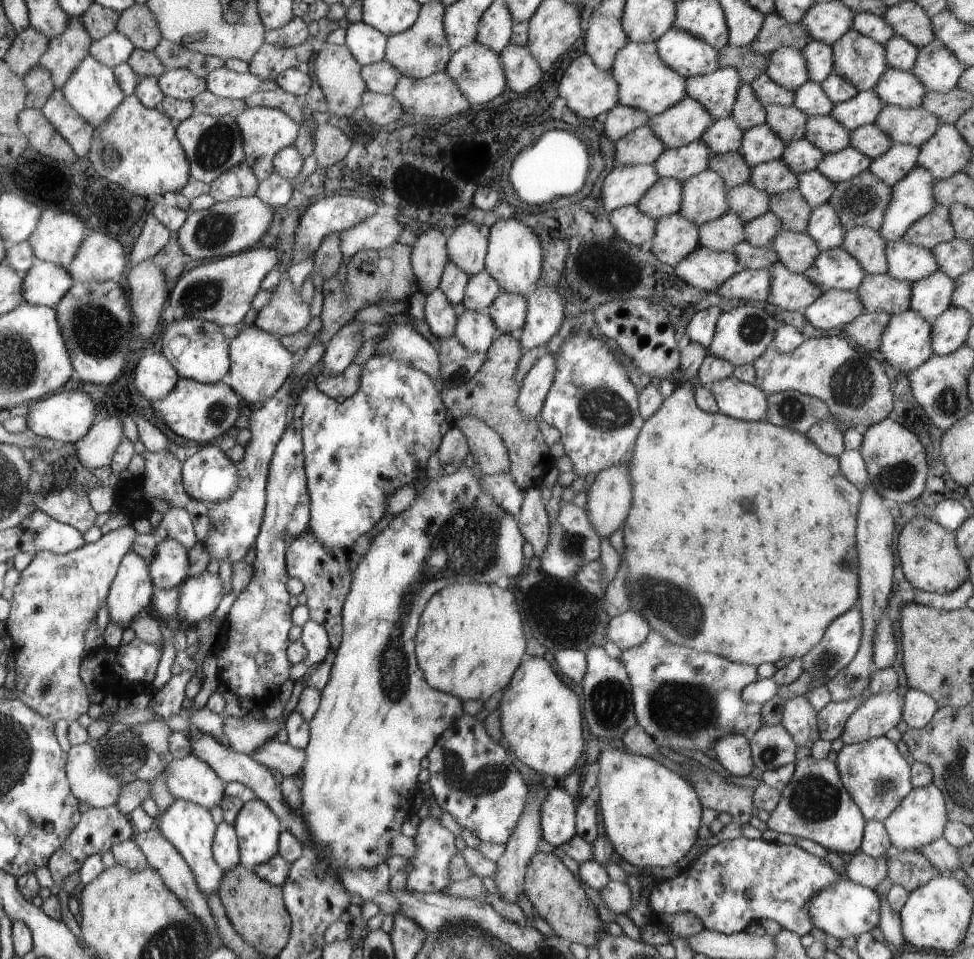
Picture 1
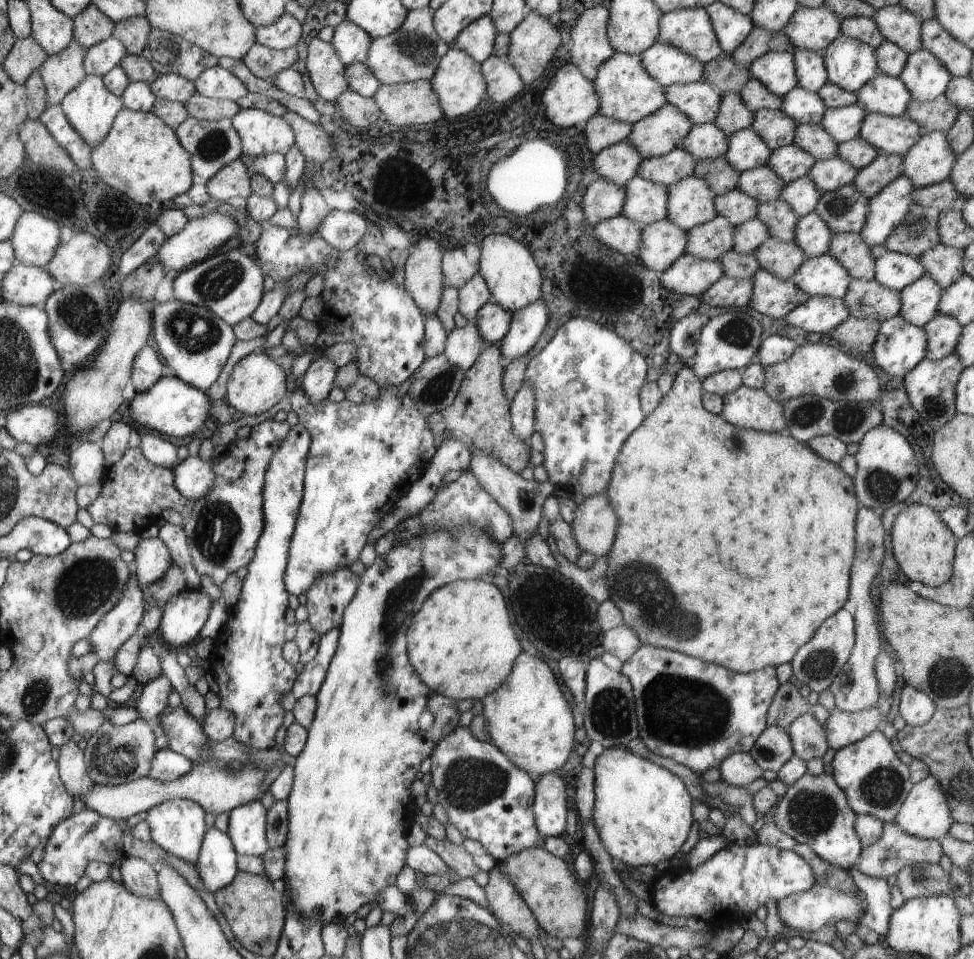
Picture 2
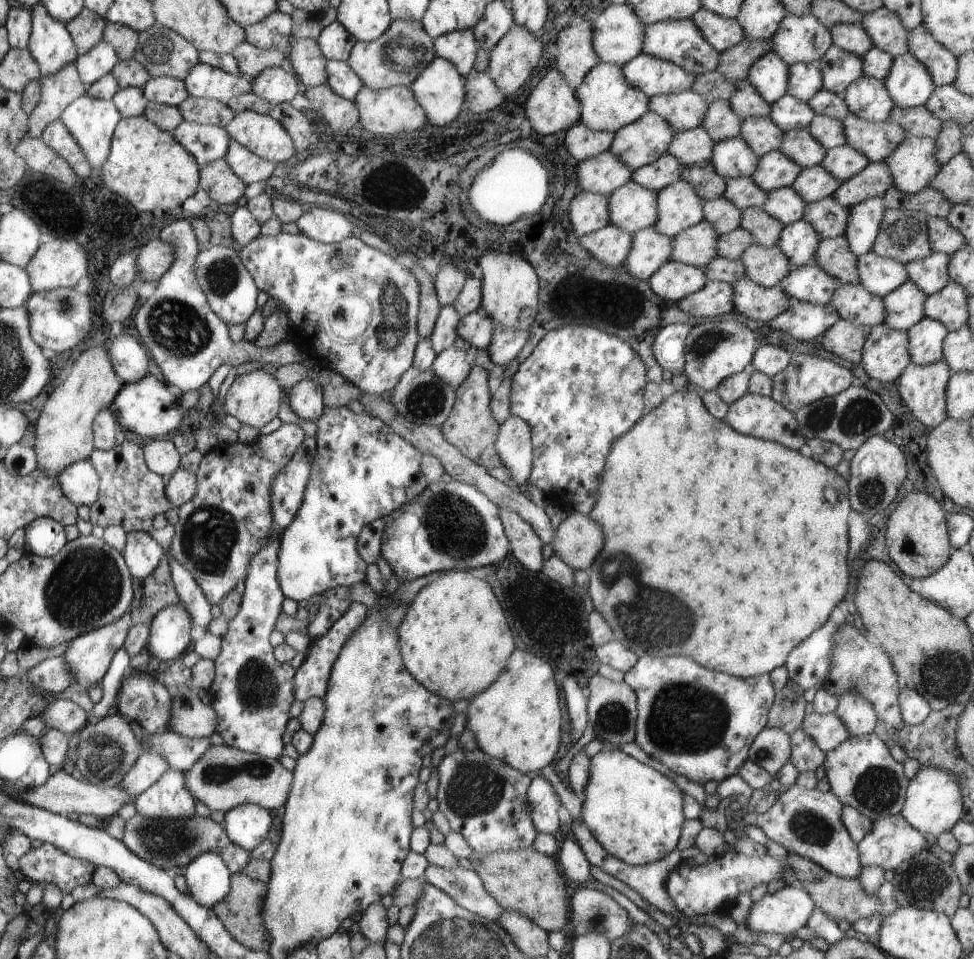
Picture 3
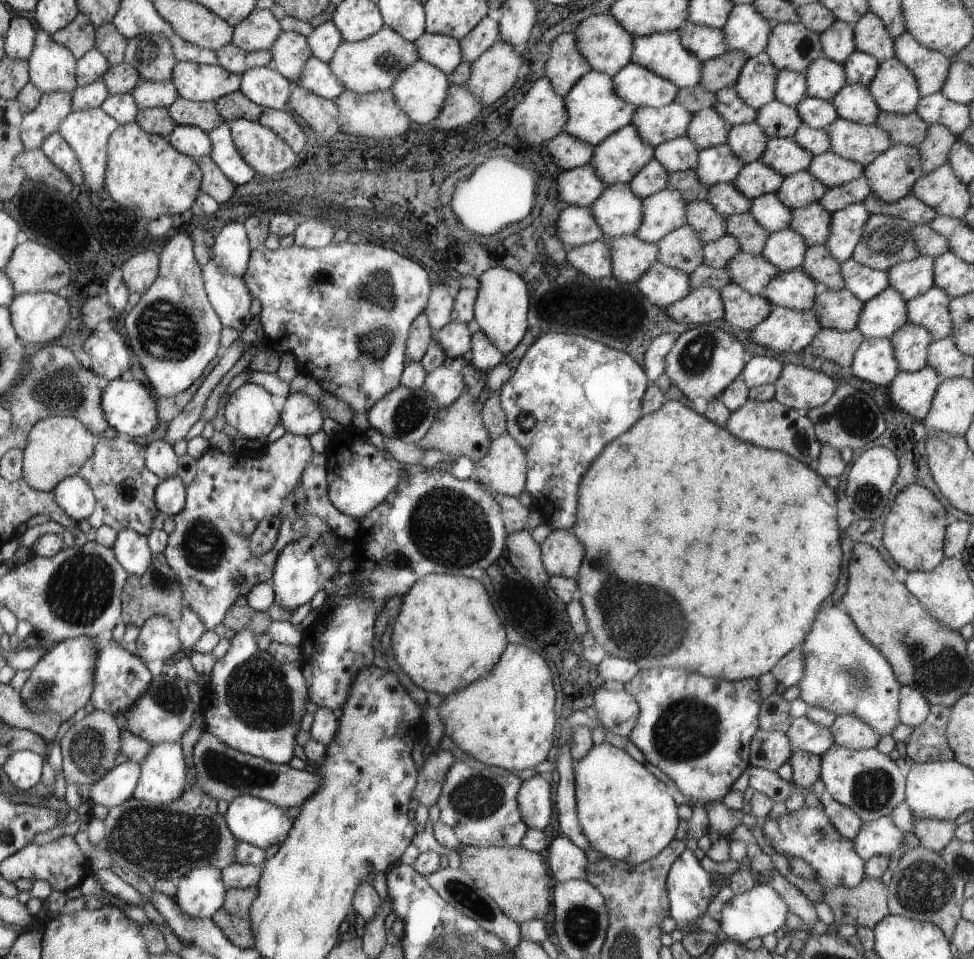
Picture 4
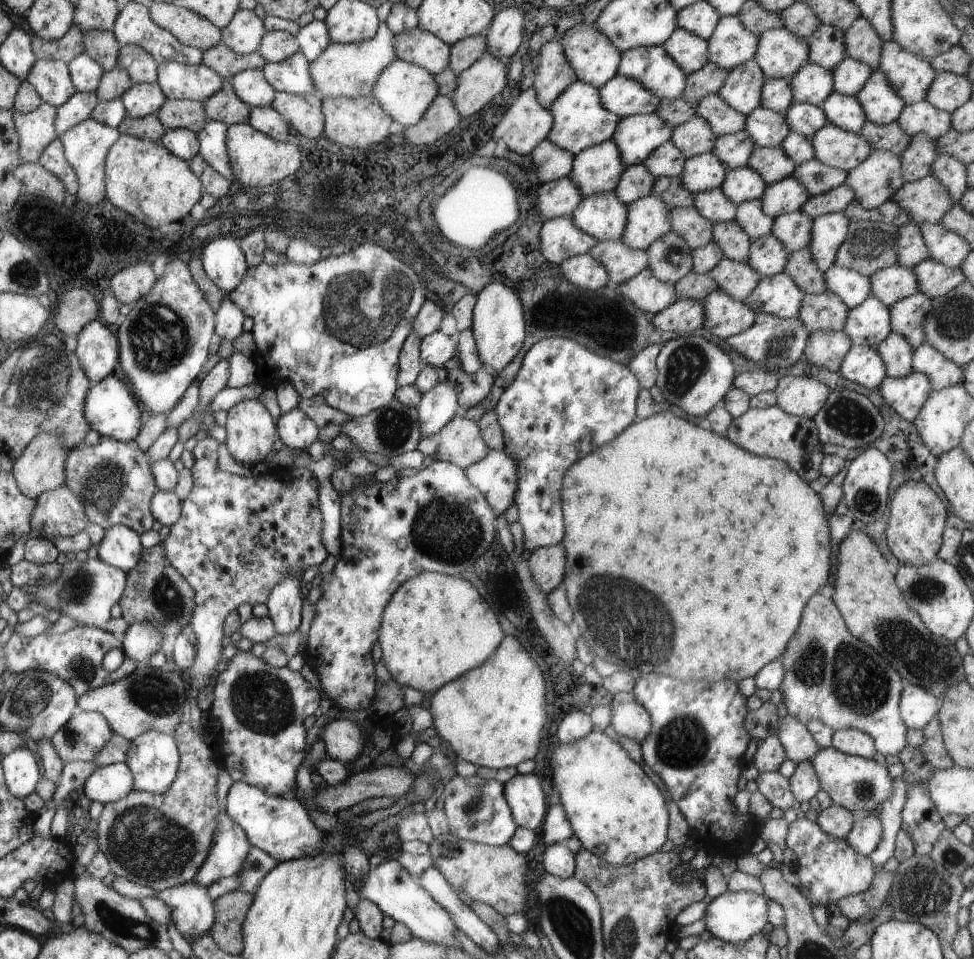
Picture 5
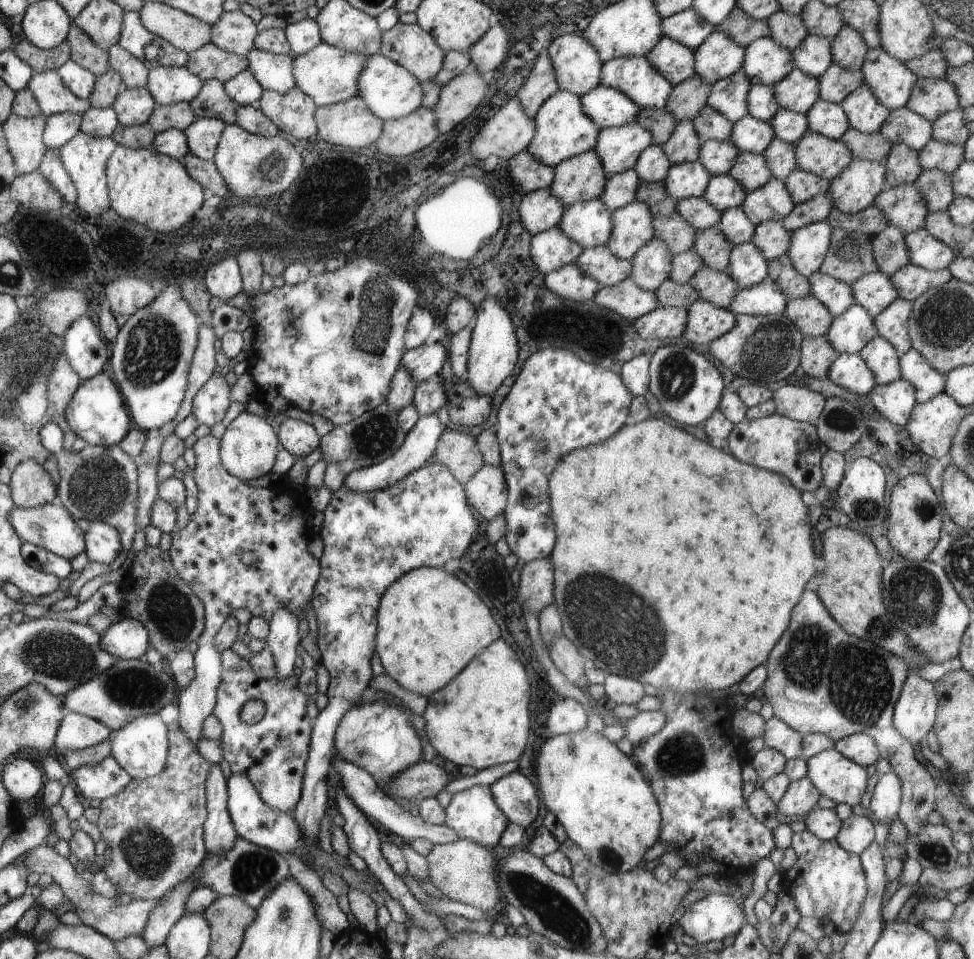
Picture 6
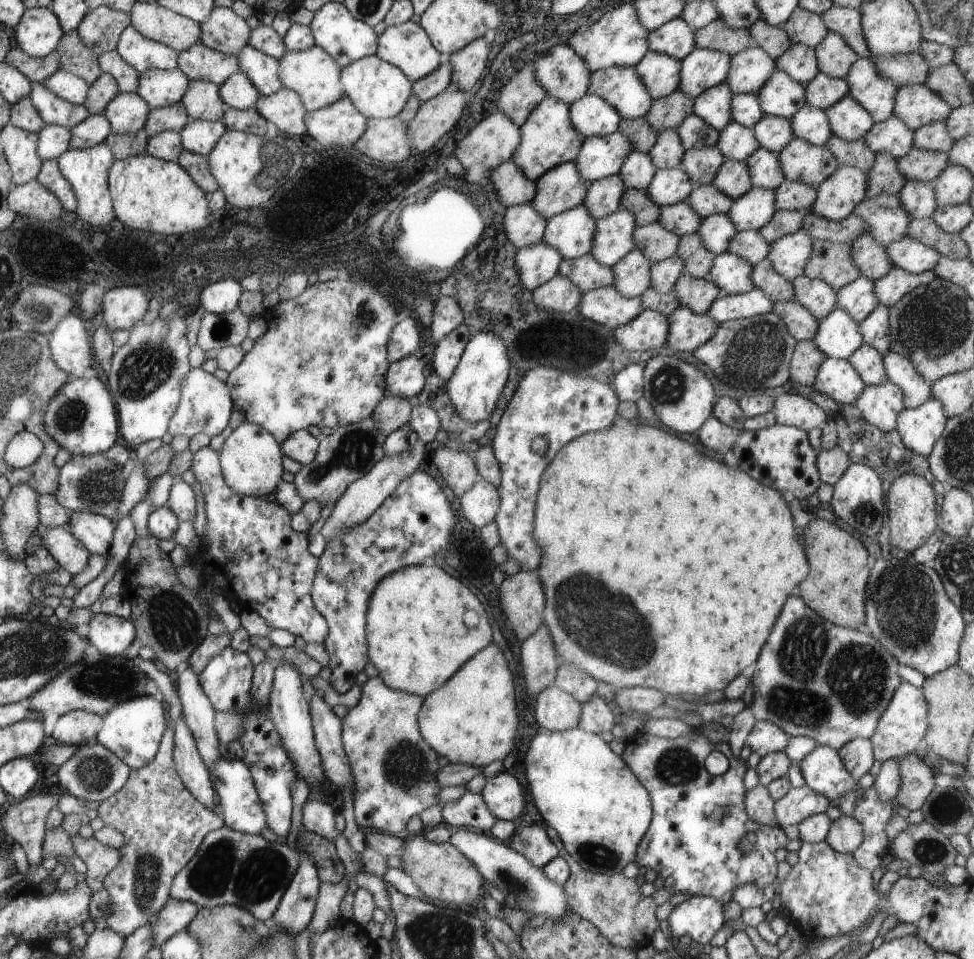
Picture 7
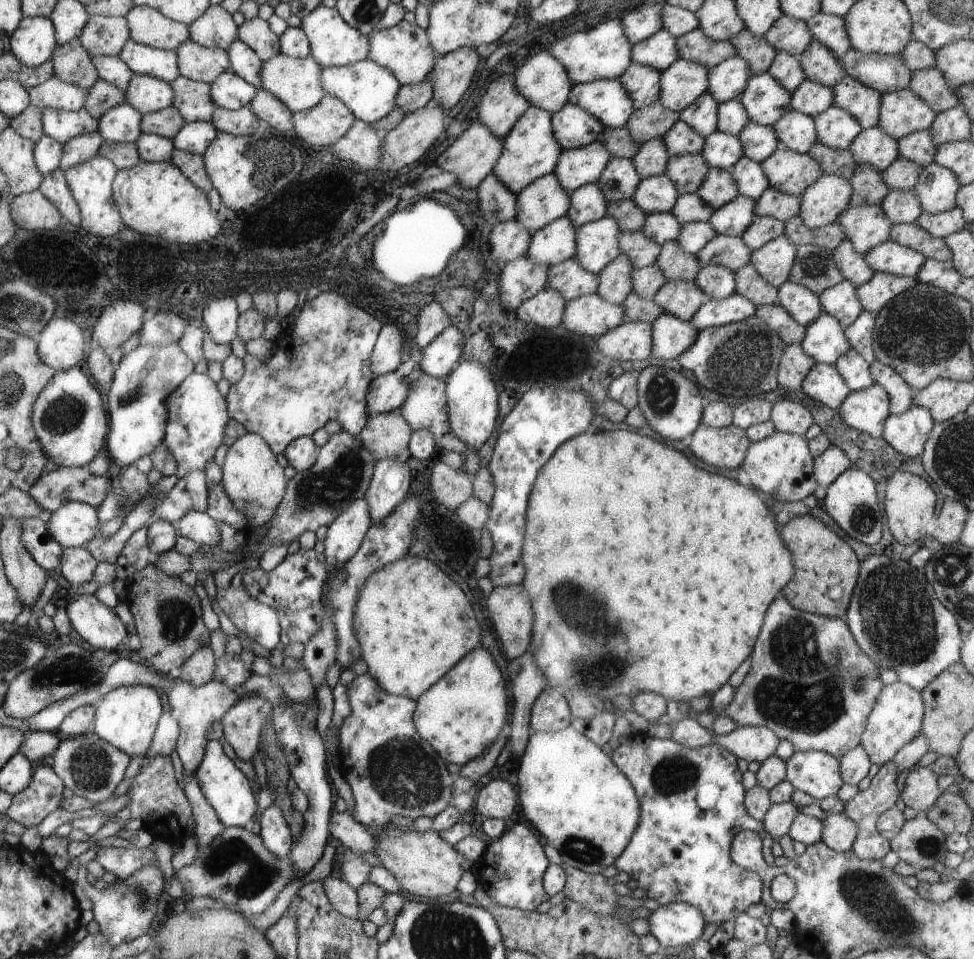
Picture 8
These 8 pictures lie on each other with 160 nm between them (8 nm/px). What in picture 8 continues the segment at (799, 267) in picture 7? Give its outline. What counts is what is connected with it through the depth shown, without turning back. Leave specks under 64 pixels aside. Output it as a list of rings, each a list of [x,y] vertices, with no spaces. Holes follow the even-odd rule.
[[[780,236],[759,250],[752,251],[750,264],[762,278],[766,278],[766,282],[778,287],[790,278],[790,270],[794,266],[796,254],[798,254],[798,246],[794,246],[790,238]]]

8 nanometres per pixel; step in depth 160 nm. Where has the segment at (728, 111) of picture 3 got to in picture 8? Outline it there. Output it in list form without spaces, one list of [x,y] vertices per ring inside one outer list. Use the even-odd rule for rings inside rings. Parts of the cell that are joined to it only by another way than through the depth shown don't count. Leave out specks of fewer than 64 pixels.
[[[651,139],[640,145],[636,156],[631,160],[638,168],[638,174],[642,174],[642,179],[644,179],[666,173],[670,154],[663,139]]]

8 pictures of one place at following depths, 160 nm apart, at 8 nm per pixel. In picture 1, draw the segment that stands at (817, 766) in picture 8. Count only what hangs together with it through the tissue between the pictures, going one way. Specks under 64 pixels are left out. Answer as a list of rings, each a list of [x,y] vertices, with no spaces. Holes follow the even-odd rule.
[[[872,737],[853,745],[844,745],[832,755],[839,770],[840,782],[861,810],[864,818],[883,821],[888,818],[902,799],[913,789],[908,762],[898,751],[896,743],[887,737]]]

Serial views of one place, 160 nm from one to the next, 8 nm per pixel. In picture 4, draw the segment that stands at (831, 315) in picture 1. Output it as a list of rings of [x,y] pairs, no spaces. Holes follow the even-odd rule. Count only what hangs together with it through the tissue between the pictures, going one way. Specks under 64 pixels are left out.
[[[775,306],[766,320],[758,323],[749,334],[749,338],[776,352],[801,353],[813,342],[814,336],[822,330],[815,312],[797,311]]]

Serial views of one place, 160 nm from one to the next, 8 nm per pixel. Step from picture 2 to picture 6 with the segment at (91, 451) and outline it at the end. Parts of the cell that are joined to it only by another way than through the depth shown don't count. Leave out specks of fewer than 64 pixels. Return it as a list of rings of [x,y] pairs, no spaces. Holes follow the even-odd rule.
[[[52,502],[31,509],[23,509],[14,505],[7,517],[24,544],[30,543],[45,548],[69,561],[85,551],[84,531],[74,523],[68,510],[60,504]]]

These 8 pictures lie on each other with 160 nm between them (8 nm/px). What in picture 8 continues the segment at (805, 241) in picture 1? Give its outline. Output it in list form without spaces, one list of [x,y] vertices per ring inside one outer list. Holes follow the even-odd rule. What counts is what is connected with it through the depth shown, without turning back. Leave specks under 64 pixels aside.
[[[694,280],[668,281],[652,298],[652,301],[662,308],[663,313],[674,314],[686,321],[690,321],[698,312],[698,308],[708,300],[711,300],[710,296],[704,294]]]

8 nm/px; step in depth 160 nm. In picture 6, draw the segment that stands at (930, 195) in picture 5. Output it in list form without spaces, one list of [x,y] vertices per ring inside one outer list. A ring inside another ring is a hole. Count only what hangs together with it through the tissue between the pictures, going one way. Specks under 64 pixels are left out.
[[[903,184],[880,191],[873,204],[887,218],[888,226],[899,228],[905,235],[921,229],[929,212],[923,194],[913,185]]]

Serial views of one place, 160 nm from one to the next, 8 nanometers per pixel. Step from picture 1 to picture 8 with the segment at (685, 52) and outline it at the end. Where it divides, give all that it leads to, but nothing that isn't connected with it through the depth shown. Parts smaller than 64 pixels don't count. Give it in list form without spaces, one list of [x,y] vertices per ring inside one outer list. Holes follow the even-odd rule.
[[[570,103],[552,113],[552,130],[556,142],[566,151],[595,142],[606,126],[596,118],[596,114]]]

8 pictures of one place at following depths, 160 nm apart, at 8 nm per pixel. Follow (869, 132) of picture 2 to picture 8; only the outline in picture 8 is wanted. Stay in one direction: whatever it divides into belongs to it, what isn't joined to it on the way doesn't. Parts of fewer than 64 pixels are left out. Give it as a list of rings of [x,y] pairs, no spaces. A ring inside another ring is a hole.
[[[782,142],[761,164],[770,187],[791,196],[801,196],[823,174],[820,164],[810,154],[788,150]]]

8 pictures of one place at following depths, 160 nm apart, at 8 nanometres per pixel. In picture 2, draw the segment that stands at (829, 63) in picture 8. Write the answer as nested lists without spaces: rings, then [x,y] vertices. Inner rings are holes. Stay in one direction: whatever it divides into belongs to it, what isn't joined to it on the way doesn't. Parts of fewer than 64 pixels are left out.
[[[902,5],[878,9],[871,18],[884,40],[894,43],[908,54],[921,48],[921,20]]]

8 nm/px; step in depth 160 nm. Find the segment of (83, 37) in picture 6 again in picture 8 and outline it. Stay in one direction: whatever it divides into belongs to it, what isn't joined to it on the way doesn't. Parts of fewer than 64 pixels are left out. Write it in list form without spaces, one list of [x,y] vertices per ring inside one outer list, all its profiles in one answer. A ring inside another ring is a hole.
[[[78,38],[58,45],[51,62],[55,76],[64,82],[80,86],[86,92],[100,80],[92,56],[82,47]]]

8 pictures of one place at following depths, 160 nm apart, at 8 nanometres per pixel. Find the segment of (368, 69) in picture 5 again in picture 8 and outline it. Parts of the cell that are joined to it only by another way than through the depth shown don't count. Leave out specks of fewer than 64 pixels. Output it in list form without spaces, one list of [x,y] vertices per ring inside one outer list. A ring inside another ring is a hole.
[[[278,54],[278,56],[270,58],[262,66],[262,84],[260,86],[264,90],[270,90],[272,96],[278,96],[280,102],[284,102],[293,113],[313,109],[326,96],[325,87],[322,86],[322,66],[312,56],[295,58],[286,54]]]

